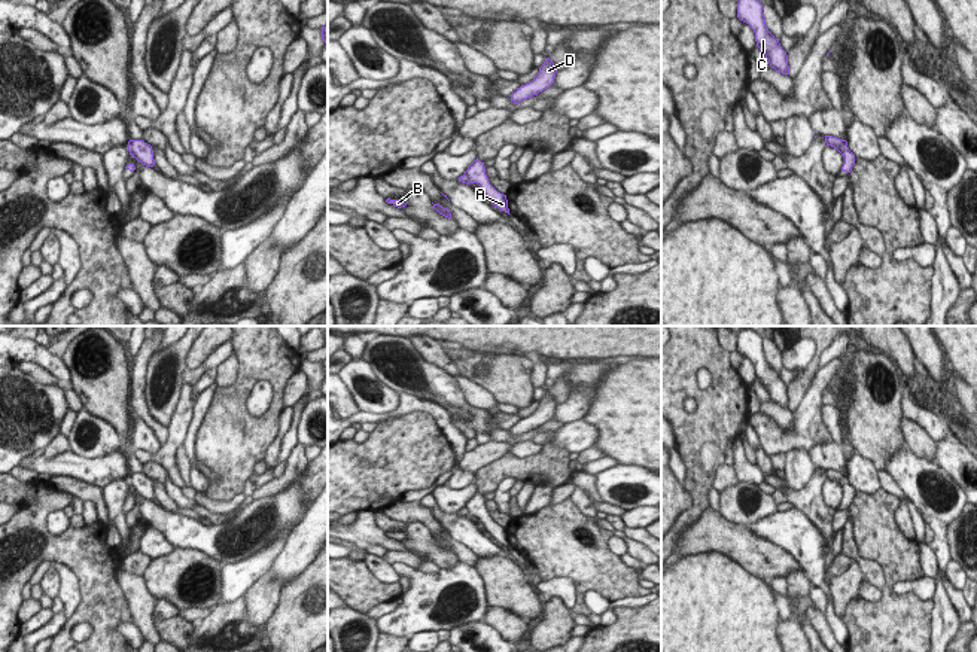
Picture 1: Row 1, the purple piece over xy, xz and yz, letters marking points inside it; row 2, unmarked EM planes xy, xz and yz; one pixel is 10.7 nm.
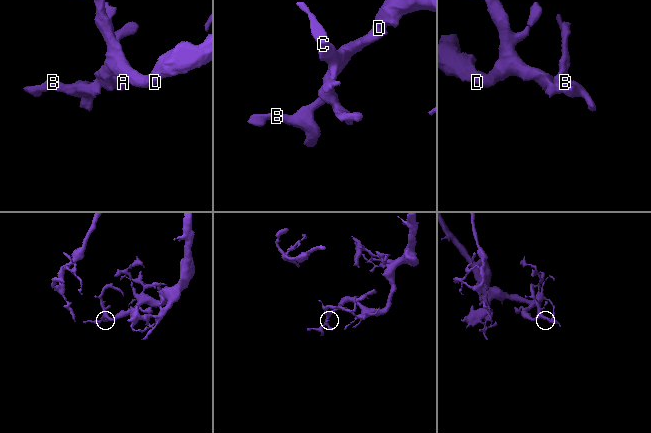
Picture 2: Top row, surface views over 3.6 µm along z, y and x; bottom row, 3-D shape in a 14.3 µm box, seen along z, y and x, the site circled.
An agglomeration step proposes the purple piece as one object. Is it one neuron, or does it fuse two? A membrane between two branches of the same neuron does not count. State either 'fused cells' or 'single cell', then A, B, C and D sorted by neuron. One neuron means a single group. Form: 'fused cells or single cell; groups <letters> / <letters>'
fused cells; groups A C D / B

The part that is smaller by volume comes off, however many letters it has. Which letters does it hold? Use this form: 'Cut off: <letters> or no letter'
Cut off: B

